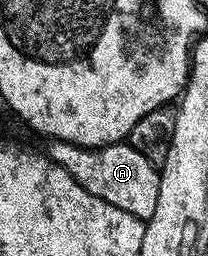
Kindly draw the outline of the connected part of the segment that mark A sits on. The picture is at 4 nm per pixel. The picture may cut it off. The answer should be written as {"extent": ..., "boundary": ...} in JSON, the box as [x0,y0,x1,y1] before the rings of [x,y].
{"extent":[47,141,161,222],"boundary":[[[53,141],[50,146],[47,149],[49,158],[63,166],[73,176],[75,183],[79,183],[83,191],[91,191],[95,199],[103,199],[103,203],[111,203],[111,207],[119,207],[119,211],[127,211],[127,215],[135,215],[144,222],[155,215],[161,175],[158,166],[139,155],[135,147],[118,143],[104,145],[101,149],[84,149],[81,145],[66,141]]]}

